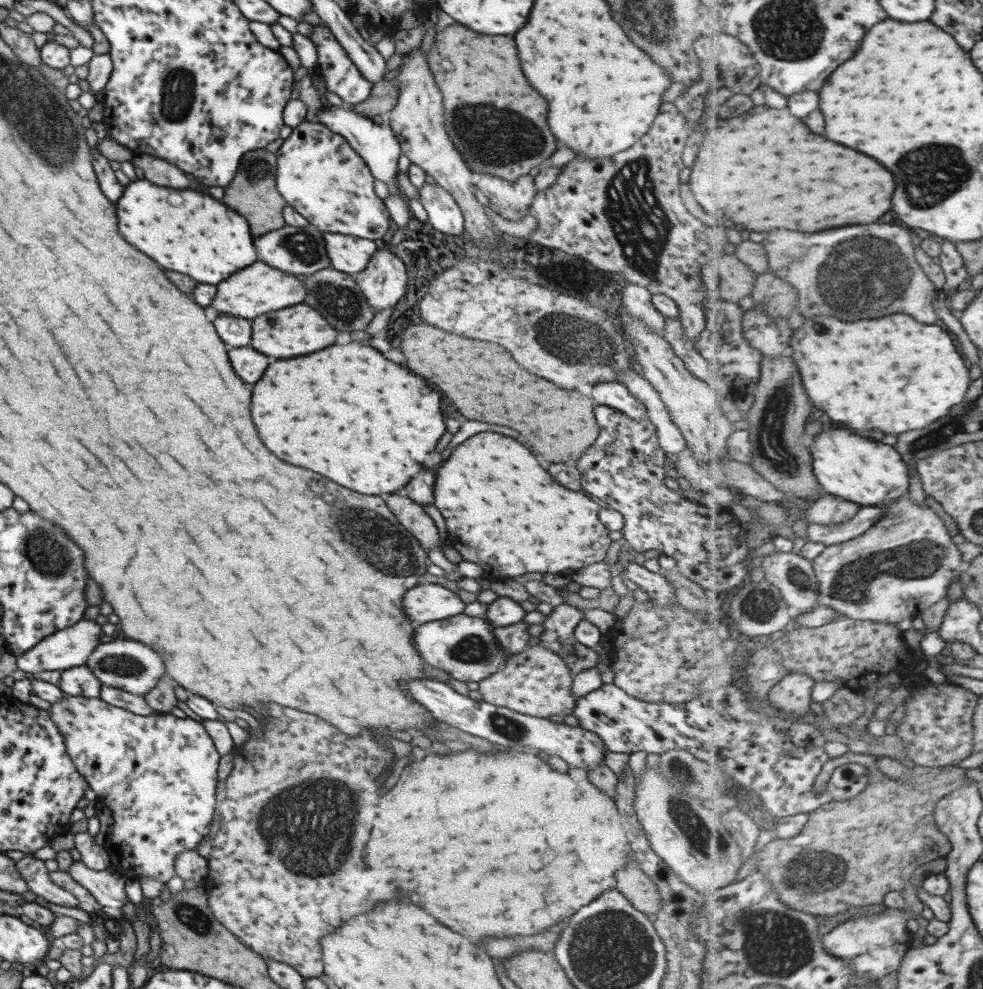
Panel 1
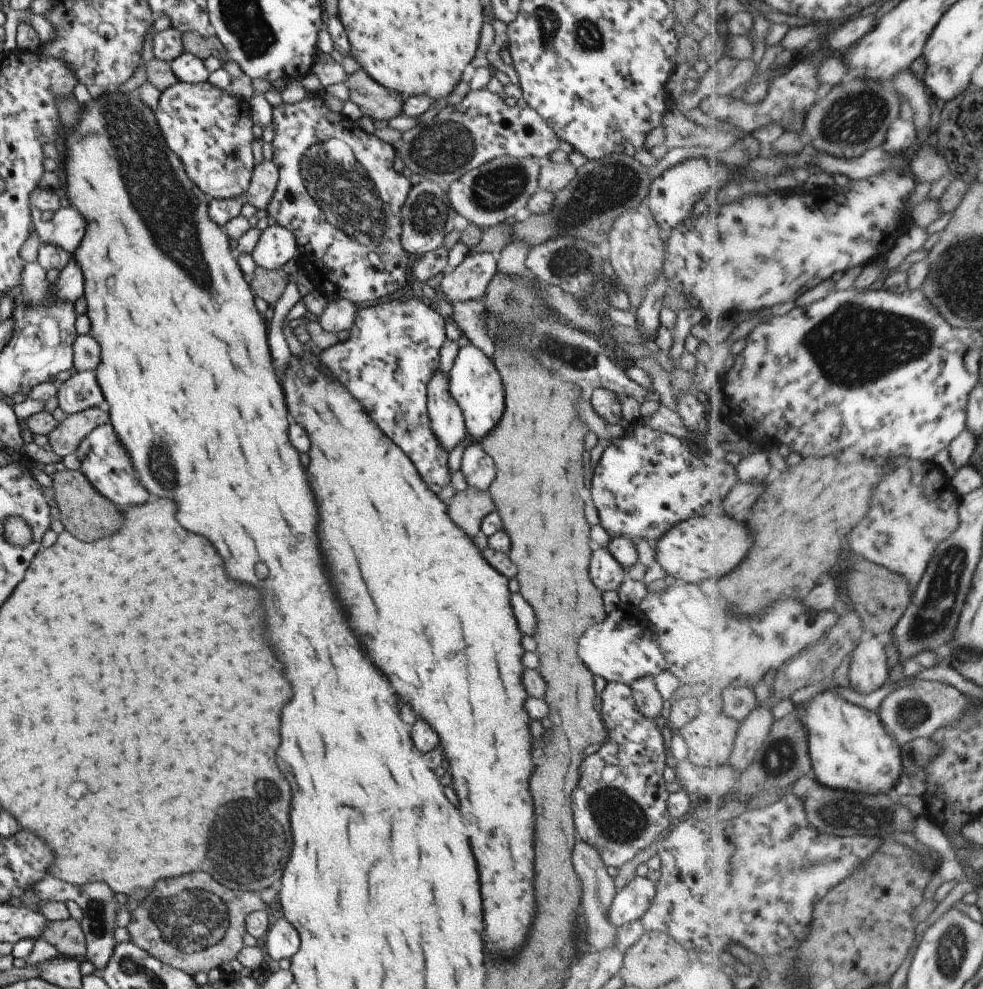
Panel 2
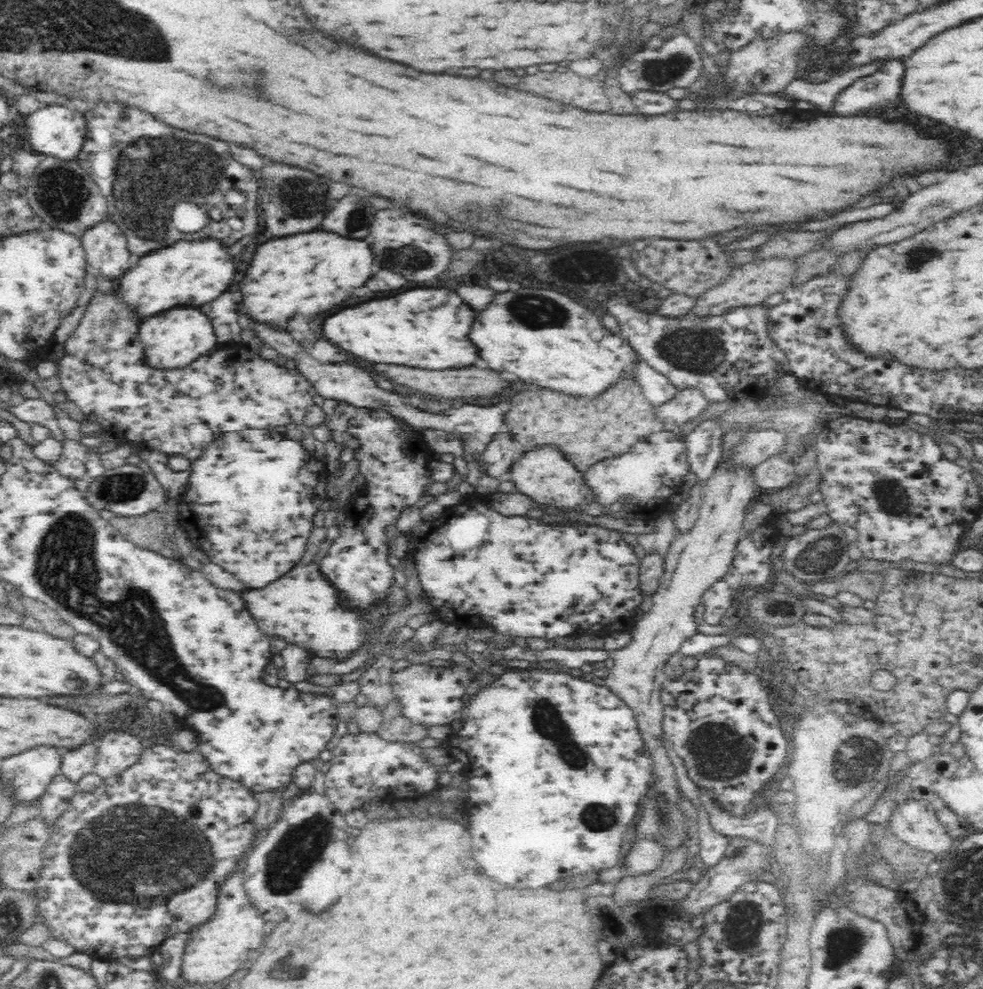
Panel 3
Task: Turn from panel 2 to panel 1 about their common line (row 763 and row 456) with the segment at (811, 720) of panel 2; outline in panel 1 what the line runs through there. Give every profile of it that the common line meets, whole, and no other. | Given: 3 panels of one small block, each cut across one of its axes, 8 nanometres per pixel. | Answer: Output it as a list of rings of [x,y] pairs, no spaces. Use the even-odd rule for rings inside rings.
[[[835,428],[823,432],[810,445],[814,458],[814,472],[825,493],[843,497],[861,506],[882,506],[909,493],[912,477],[905,459],[893,446],[871,442],[851,430]]]

